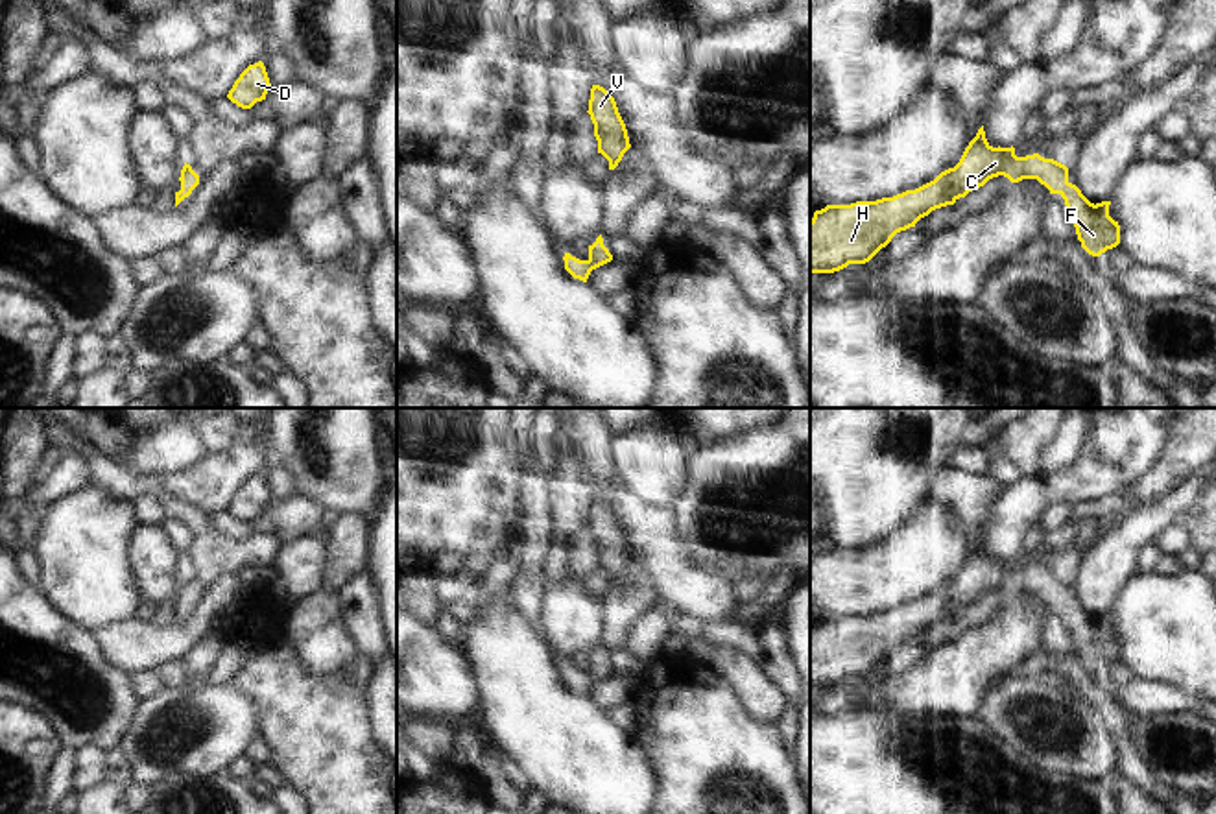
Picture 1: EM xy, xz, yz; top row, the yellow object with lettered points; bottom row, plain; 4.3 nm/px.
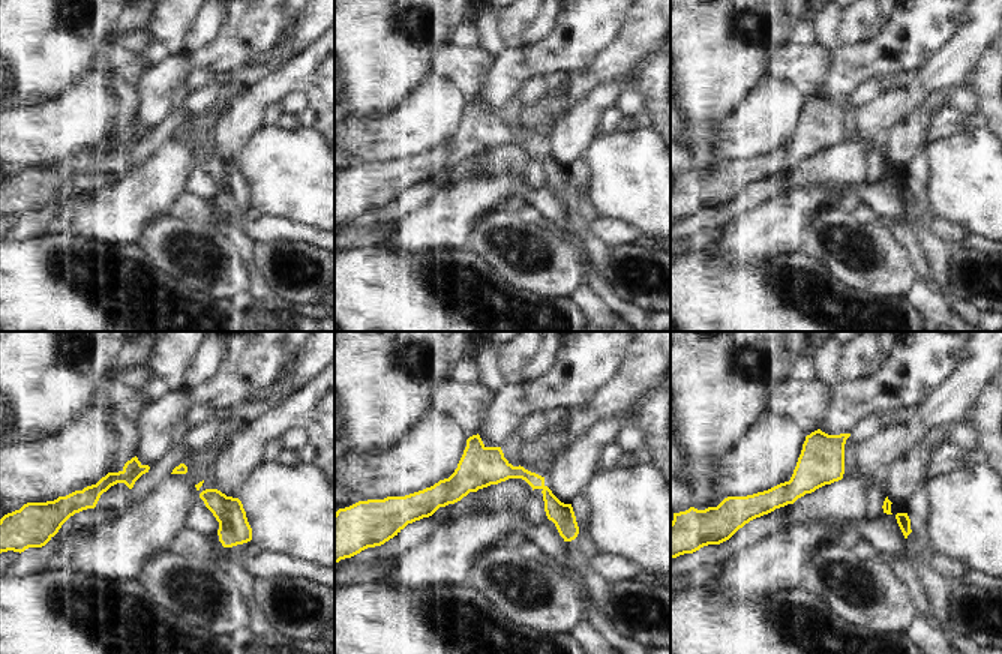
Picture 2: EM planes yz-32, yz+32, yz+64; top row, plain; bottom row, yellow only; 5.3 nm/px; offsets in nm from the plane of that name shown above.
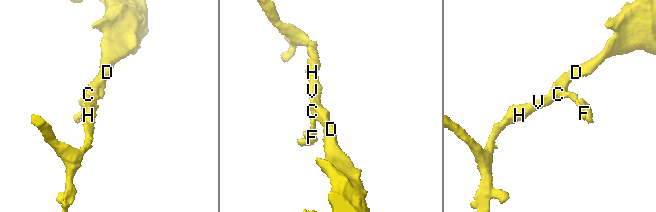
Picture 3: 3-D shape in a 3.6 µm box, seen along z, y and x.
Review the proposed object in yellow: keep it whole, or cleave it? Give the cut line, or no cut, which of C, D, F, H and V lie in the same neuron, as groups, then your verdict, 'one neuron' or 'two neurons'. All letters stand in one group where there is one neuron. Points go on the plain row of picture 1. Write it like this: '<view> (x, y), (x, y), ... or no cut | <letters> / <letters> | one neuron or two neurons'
no cut | C D F H V | one neuron

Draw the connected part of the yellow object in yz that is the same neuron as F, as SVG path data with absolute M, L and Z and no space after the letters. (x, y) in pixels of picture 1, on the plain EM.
M982 539L960 576L934 594L893 611L816 624L810 633L810 687L834 687L849 677L869 676L897 646L998 589L1011 596L1037 593L1050 607L1059 607L1089 668L1100 670L1120 657L1120 639L1109 629L1111 615L1091 616L1068 594L1068 581L1054 572L1039 567L1017 570L1013 559L993 561Z

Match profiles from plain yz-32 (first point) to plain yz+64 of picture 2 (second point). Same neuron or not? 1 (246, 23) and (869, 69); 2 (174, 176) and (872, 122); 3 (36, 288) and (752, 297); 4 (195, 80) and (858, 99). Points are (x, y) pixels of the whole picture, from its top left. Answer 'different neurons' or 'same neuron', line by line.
1: same neuron
2: different neurons
3: same neuron
4: same neuron

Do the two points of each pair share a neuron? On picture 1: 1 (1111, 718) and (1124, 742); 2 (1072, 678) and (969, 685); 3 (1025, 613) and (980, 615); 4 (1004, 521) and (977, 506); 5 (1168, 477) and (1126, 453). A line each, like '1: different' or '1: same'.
1: same
2: same
3: different
4: different
5: different

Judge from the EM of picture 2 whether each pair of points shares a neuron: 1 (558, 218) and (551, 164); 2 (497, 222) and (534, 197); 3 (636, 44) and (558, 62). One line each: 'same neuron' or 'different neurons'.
1: different neurons
2: different neurons
3: different neurons

